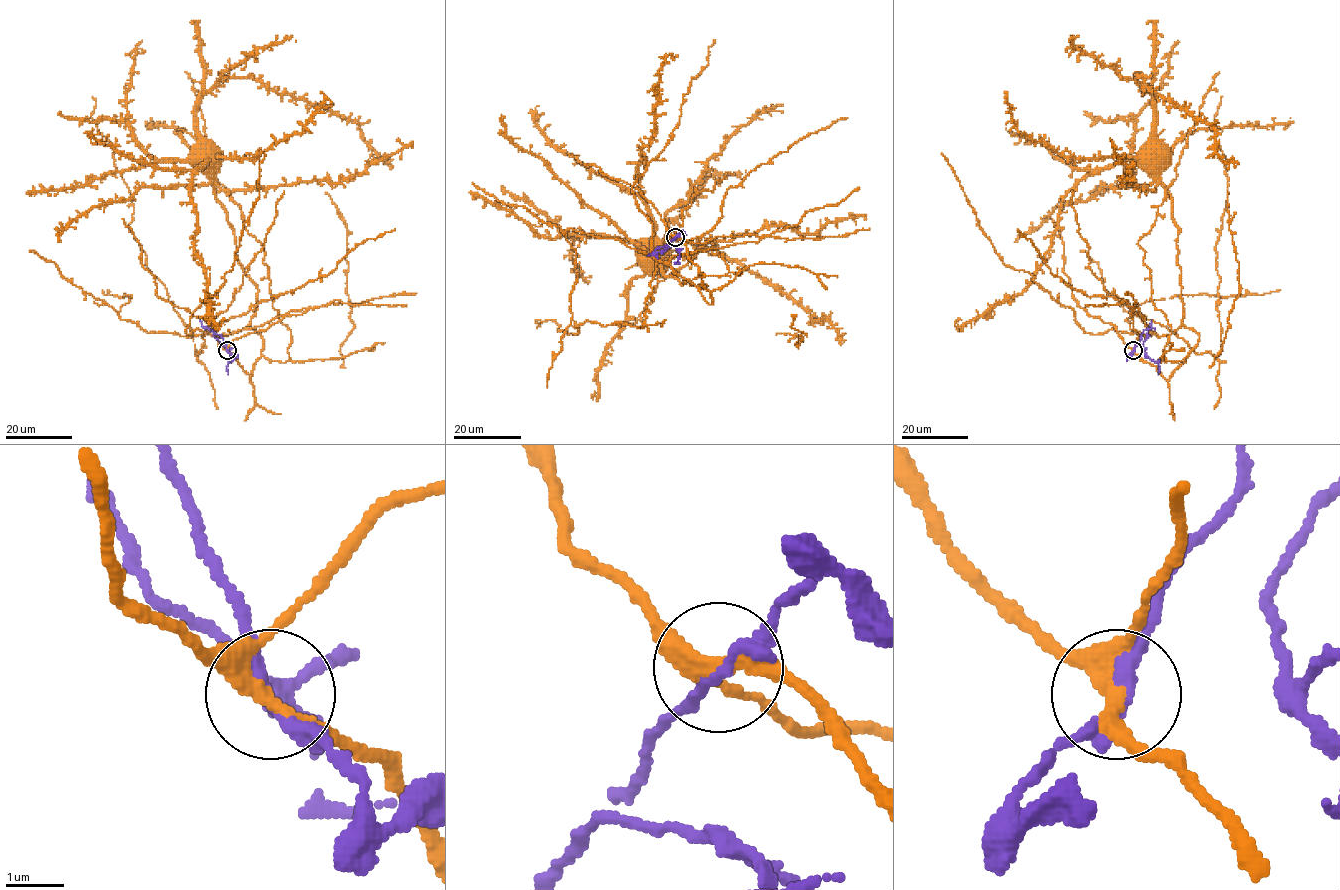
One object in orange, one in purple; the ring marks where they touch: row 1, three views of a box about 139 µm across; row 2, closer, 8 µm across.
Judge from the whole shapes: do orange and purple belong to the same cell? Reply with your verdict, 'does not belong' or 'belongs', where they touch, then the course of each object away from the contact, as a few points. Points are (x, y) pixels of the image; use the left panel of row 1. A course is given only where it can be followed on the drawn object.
does not belong; at (227, 350); orange runs (227, 350), (250, 379), (263, 343), (250, 326), (258, 288), (239, 263), (209, 166); purple runs (227, 350), (222, 338), (204, 327), (230, 353), (227, 374)

